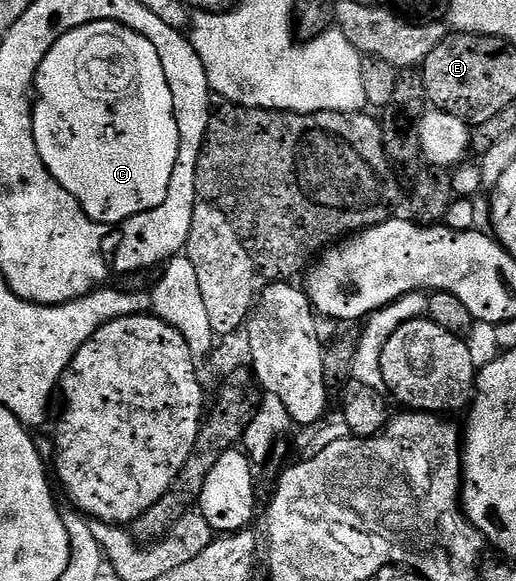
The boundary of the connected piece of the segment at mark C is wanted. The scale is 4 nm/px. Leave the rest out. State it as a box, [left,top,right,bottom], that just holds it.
[27,19,183,231]

